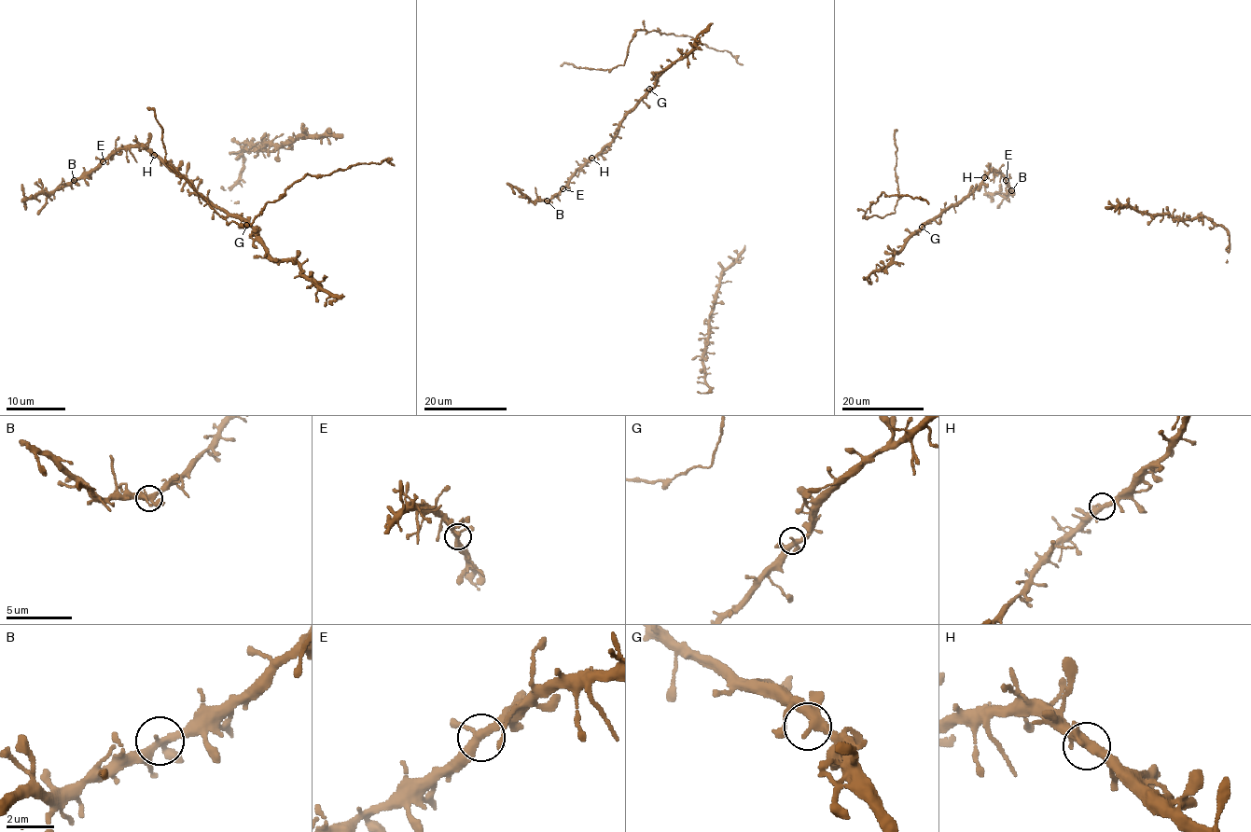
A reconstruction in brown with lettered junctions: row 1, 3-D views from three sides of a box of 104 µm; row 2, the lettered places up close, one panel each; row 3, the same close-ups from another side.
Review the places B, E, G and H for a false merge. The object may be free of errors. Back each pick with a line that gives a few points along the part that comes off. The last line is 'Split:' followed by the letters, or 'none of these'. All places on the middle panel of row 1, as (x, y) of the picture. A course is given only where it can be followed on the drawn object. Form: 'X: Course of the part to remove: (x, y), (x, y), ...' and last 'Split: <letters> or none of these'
Split: none of these

